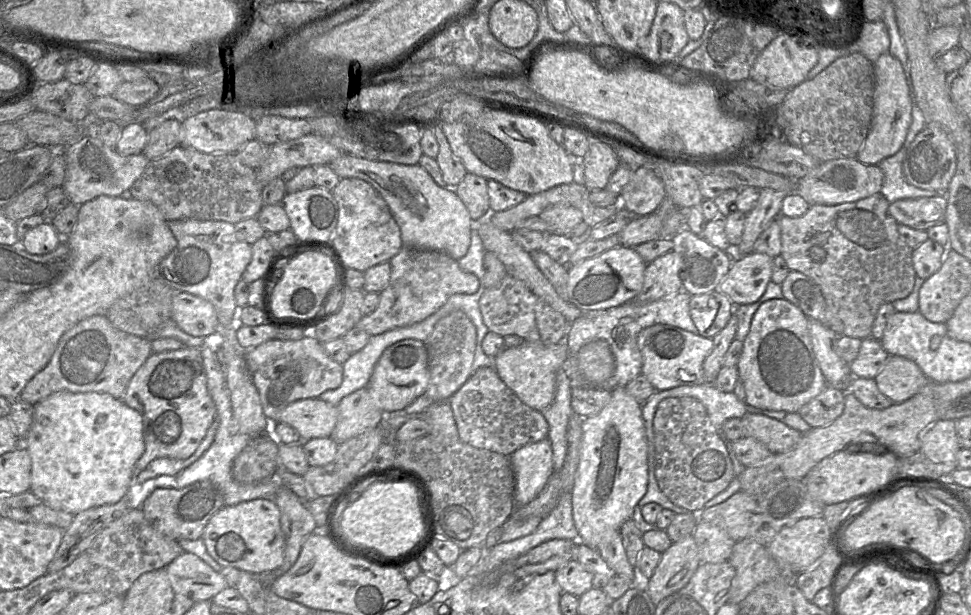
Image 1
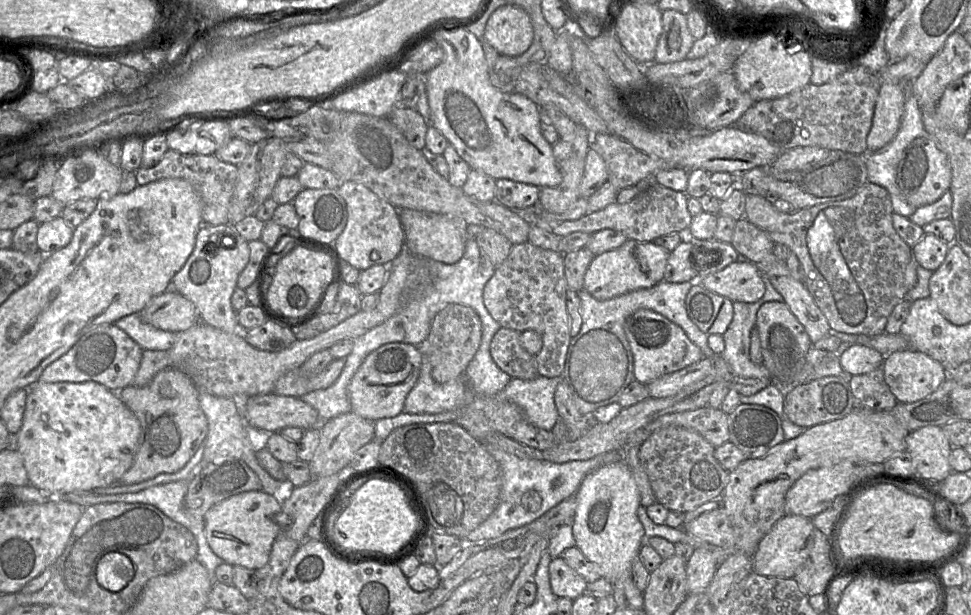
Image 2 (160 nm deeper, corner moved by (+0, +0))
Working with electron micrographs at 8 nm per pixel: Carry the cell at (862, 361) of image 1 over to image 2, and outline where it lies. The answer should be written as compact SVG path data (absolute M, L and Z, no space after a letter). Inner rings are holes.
M844 345L838 353L841 367L851 375L869 373L882 367L884 356L875 349L862 345Z

